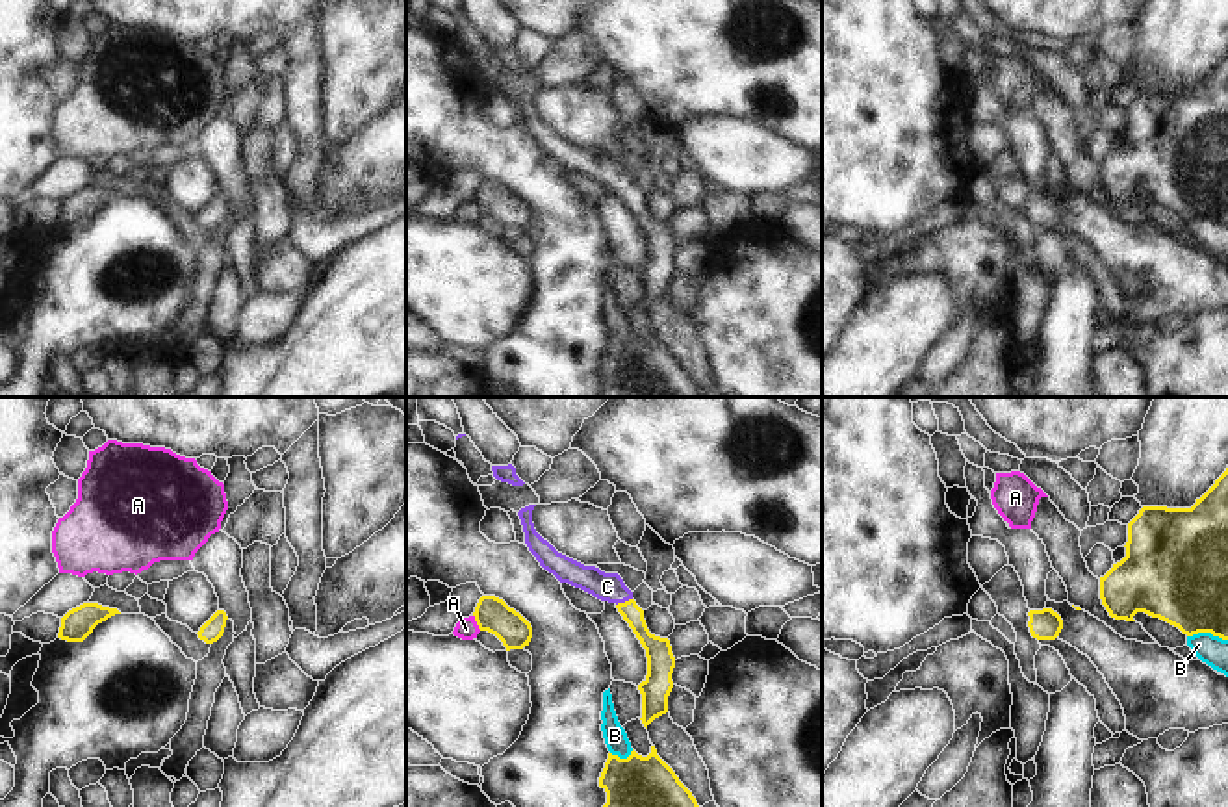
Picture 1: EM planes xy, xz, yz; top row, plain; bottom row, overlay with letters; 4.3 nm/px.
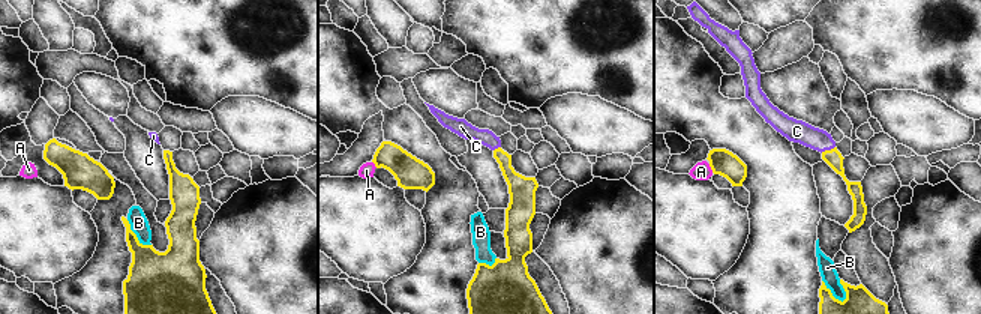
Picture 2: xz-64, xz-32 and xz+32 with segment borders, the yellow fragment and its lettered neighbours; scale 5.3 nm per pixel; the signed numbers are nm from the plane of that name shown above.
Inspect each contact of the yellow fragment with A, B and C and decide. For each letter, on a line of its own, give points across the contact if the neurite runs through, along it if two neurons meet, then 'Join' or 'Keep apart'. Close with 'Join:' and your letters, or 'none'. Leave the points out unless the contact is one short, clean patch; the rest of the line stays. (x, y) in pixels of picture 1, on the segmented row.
A: Boundary: xz (473, 614), (481, 629). Keep apart
B: Keep apart
C: Path across: xz (657, 650), (639, 627), (626, 602), (607, 587). Join
Join: C

